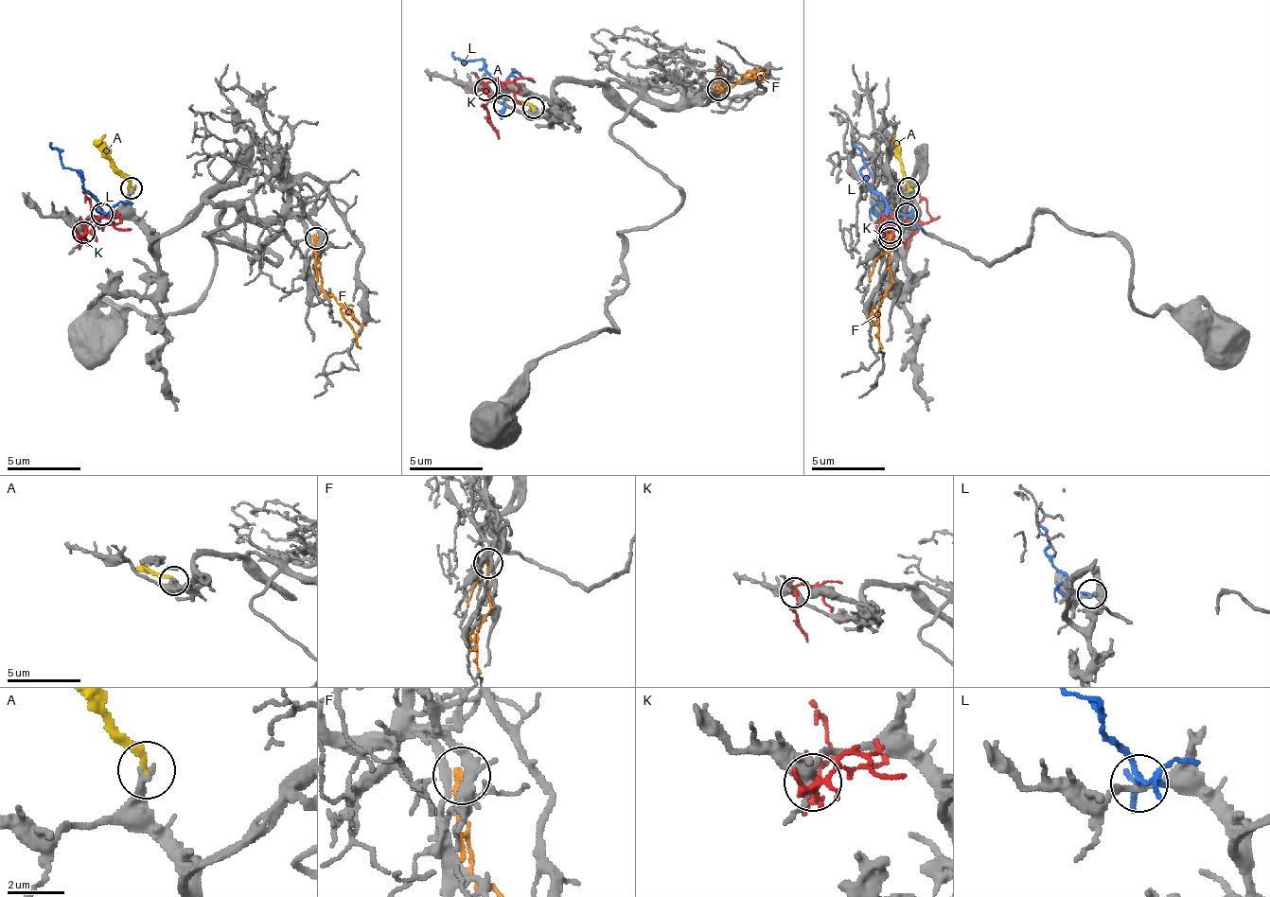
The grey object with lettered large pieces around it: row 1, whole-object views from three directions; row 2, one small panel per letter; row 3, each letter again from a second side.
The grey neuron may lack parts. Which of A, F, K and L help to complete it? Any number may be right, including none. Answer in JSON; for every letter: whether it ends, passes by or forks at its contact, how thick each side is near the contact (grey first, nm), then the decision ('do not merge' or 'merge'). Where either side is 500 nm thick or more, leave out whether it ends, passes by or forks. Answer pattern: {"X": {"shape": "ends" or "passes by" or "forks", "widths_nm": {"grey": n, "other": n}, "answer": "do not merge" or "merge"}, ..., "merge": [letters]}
{"A": {"shape": "ends", "widths_nm": {"grey": 360, "other": 200}, "answer": "merge"}, "F": {"shape": "passes by", "widths_nm": {"grey": 260, "other": 160}, "answer": "do not merge"}, "K": {"shape": "forks", "widths_nm": {"grey": 300, "other": 180}, "answer": "do not merge"}, "L": {"shape": "passes by", "widths_nm": {"grey": 200, "other": 180}, "answer": "do not merge"}, "merge": ["A"]}

